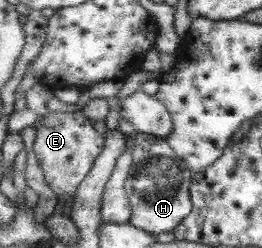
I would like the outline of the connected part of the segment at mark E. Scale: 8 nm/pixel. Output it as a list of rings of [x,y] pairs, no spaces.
[[[78,111],[54,112],[45,114],[40,127],[29,140],[30,148],[35,152],[45,172],[49,187],[58,196],[68,194],[75,198],[82,182],[89,176],[98,156],[105,150],[105,138],[98,132],[96,123]]]

